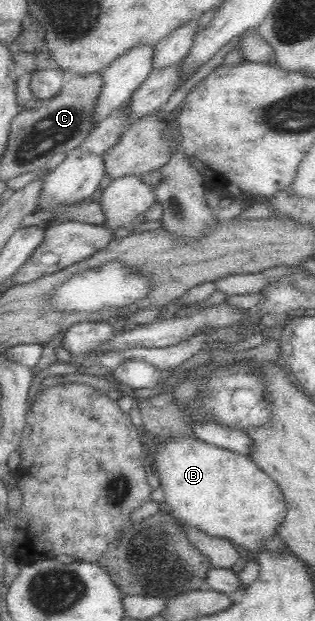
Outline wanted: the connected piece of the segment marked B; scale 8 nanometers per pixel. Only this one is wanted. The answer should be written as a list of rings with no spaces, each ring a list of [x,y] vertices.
[[[195,437],[158,439],[156,445],[158,447],[154,447],[154,470],[164,490],[166,507],[176,519],[184,525],[200,528],[205,534],[234,541],[250,551],[263,551],[263,545],[276,536],[275,527],[284,521],[287,510],[279,486],[254,464],[254,460],[247,455],[209,445]]]

